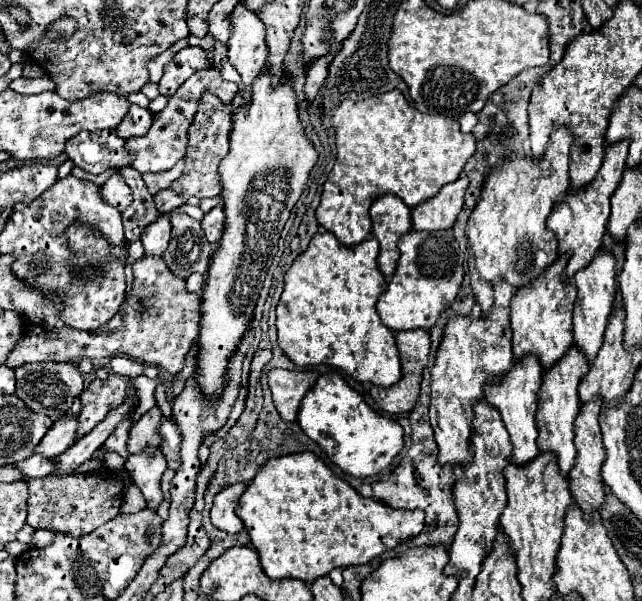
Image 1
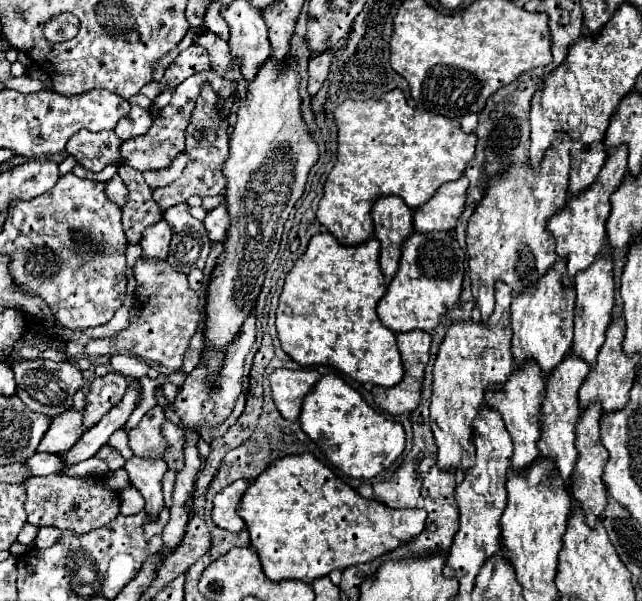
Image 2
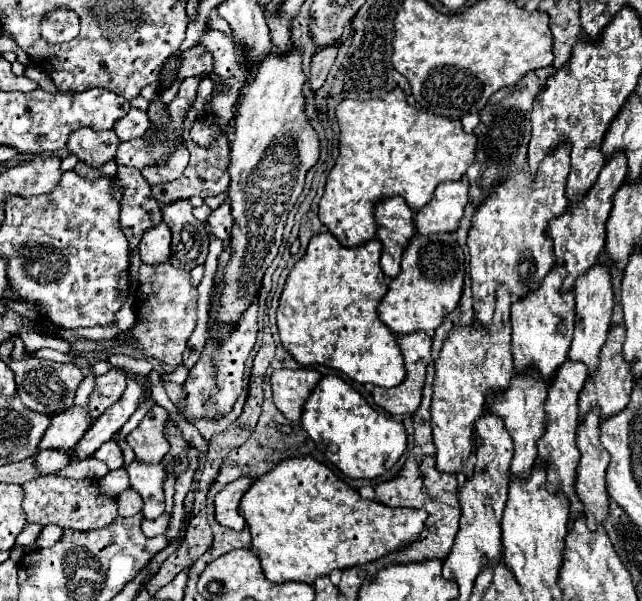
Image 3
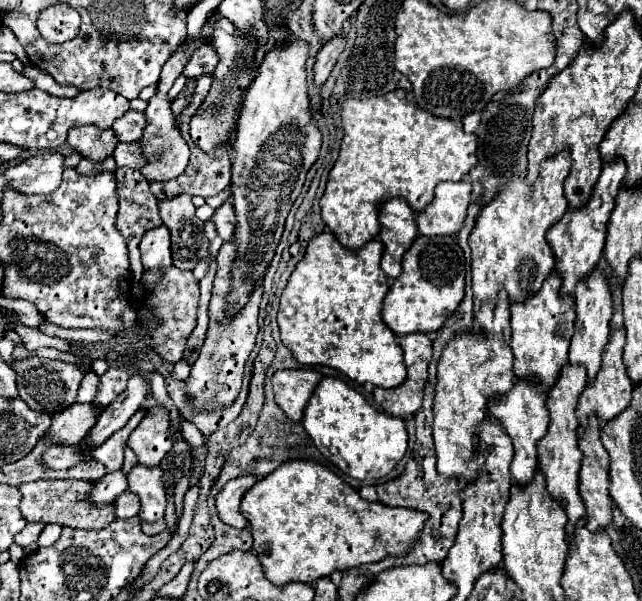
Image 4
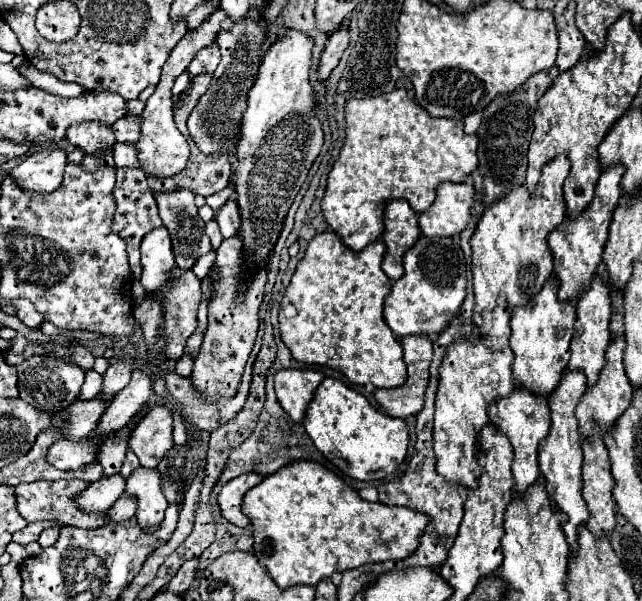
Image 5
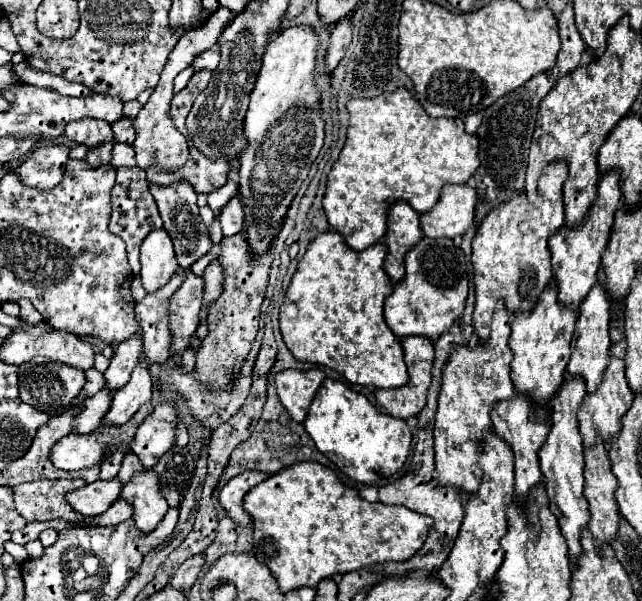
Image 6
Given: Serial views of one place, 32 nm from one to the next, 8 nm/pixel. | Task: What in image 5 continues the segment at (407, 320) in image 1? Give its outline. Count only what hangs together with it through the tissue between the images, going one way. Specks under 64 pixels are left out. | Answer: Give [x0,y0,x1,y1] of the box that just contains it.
[384,236,466,338]

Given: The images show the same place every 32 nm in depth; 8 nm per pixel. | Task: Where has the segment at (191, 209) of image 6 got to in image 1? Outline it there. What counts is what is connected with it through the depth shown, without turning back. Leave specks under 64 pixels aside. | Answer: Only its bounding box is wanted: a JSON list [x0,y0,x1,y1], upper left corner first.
[164,208,214,278]

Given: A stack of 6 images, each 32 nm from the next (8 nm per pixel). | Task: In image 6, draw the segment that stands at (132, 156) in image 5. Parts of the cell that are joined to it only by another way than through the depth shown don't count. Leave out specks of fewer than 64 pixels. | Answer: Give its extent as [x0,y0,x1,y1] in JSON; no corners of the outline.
[112,144,136,168]

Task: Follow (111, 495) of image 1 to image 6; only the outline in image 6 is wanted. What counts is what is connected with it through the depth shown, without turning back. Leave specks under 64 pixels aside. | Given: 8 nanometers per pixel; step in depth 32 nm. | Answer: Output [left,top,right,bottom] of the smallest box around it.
[14,478,86,522]

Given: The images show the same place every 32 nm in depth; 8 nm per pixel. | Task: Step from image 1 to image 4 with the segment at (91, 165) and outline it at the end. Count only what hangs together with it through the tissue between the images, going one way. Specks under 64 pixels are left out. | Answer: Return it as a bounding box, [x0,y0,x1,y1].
[66,124,118,162]

